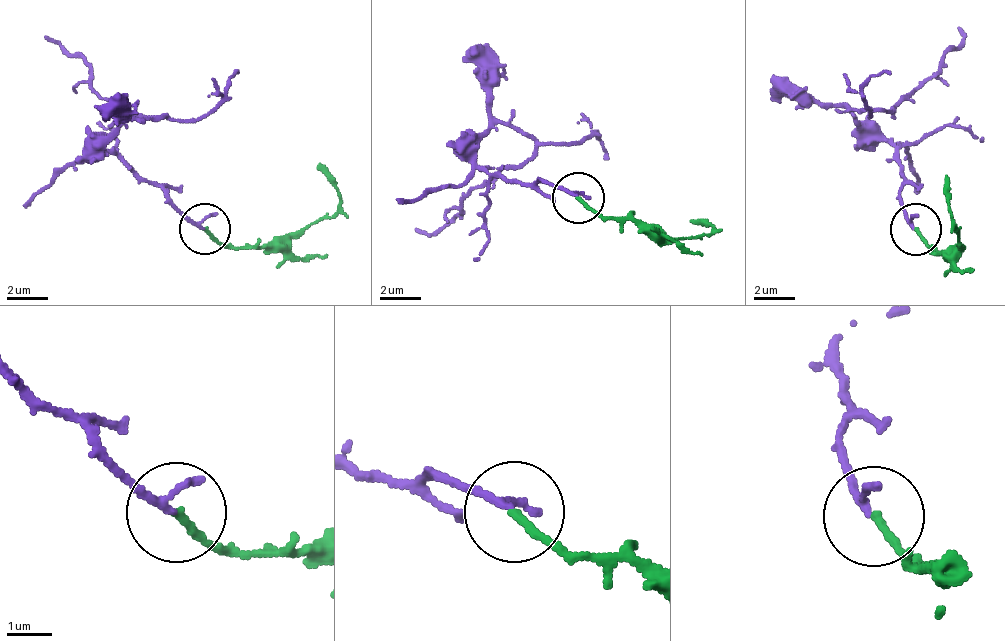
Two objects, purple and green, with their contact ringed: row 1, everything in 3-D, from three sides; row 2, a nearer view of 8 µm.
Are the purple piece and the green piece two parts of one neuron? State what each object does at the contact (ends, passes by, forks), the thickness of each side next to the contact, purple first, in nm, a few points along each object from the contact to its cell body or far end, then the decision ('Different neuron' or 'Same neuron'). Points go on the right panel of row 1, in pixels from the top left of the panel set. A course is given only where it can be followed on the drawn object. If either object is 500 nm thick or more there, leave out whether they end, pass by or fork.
At the ring purple passes by. At the ring green ends. Thickness 120 nm (purple) against 190 nm. Course of purple: (914, 230), (902, 163), (851, 116), (851, 108), (892, 108), (912, 95), (957, 46), (957, 28). Course of green: (914, 230), (941, 256), (957, 244), (947, 173). Same neuron

